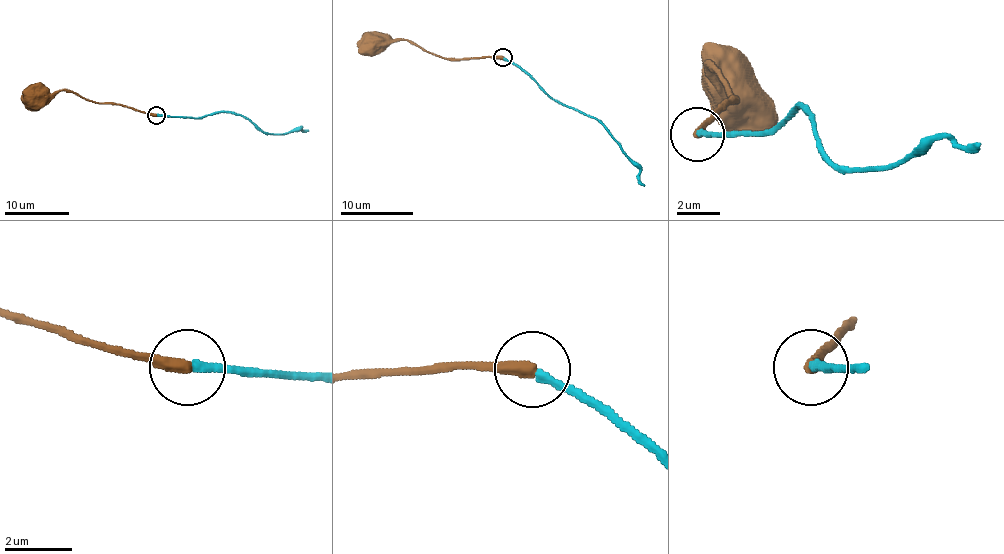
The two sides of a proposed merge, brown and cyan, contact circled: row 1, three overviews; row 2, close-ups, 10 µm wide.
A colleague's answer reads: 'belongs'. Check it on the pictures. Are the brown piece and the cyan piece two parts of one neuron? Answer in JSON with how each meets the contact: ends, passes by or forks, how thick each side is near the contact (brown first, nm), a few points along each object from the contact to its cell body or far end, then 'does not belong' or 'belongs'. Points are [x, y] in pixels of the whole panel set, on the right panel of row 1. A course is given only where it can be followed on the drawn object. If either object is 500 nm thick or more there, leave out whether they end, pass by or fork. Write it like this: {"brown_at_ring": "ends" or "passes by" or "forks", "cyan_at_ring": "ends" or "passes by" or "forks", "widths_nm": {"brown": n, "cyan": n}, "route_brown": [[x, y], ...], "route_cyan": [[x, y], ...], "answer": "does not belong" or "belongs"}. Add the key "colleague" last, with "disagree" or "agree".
{"brown_at_ring": "ends", "cyan_at_ring": "ends", "widths_nm": {"brown": 400, "cyan": 260}, "route_brown": [[698, 135], [725, 103], [738, 102], [709, 65], [738, 95], [745, 96], [750, 113], [769, 130]], "route_cyan": [[698, 135], [774, 133], [800, 106], [838, 165], [900, 167], [938, 138], [969, 148], [982, 142]], "answer": "belongs", "colleague": "agree"}

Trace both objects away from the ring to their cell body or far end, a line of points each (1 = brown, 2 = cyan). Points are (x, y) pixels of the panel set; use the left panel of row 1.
1: (157, 115), (121, 105), (97, 103), (62, 90), (48, 93), (44, 98), (35, 98), (25, 108)
2: (157, 115), (203, 118), (234, 112), (248, 117), (264, 132), (285, 134), (301, 127), (308, 129)

